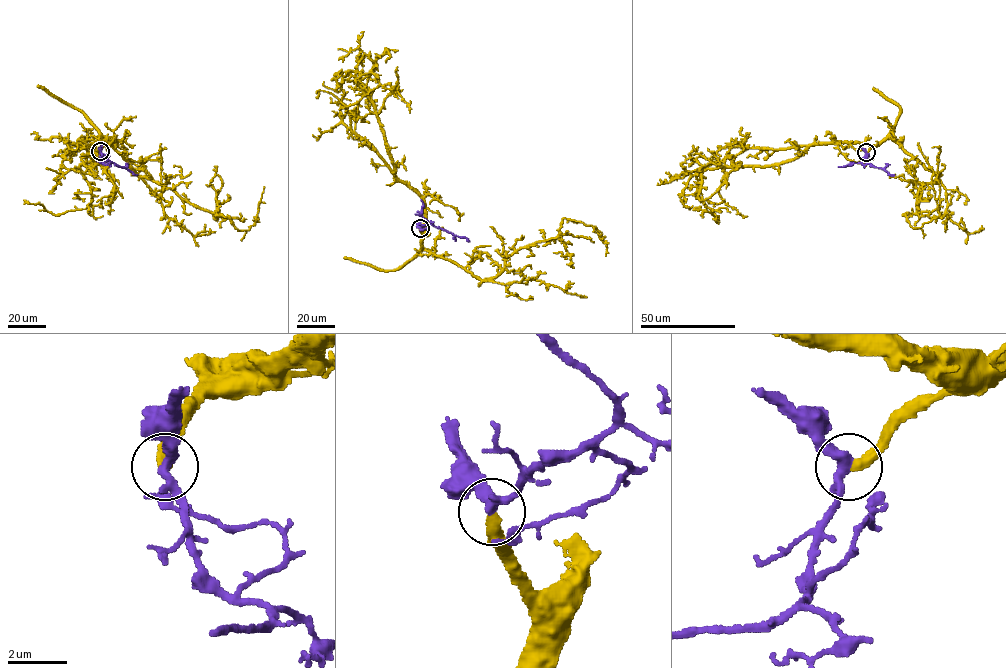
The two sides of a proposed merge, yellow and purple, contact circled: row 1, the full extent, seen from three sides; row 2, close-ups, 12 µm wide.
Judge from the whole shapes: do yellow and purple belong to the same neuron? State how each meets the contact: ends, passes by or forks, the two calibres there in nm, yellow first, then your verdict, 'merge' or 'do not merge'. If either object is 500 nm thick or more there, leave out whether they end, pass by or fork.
yellow ends; purple passes by; calibres 380 and 320 nm; merge

